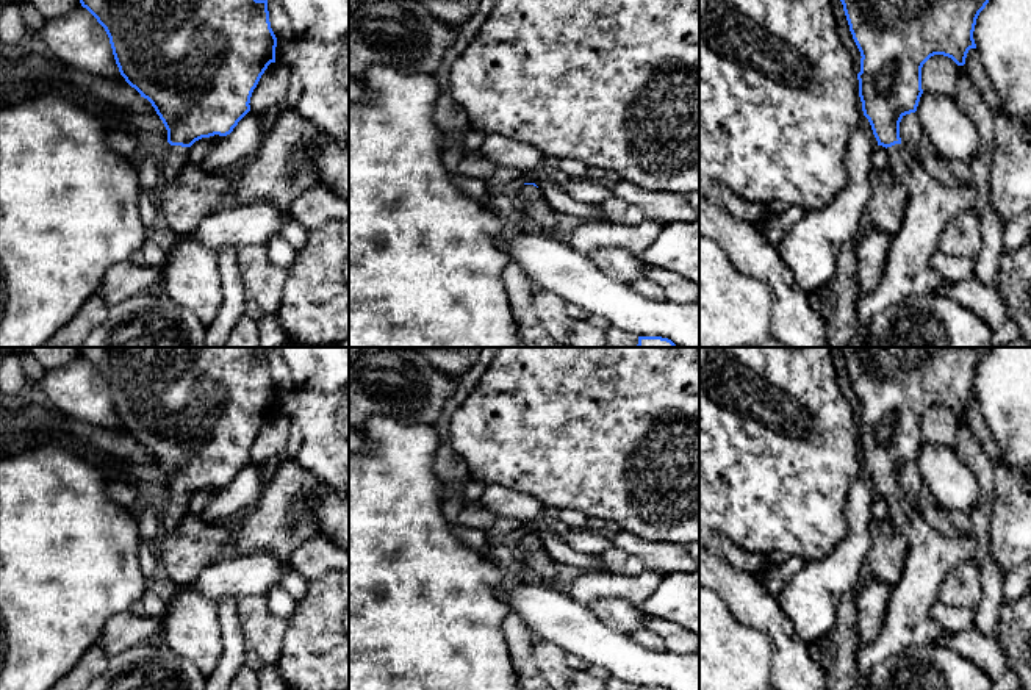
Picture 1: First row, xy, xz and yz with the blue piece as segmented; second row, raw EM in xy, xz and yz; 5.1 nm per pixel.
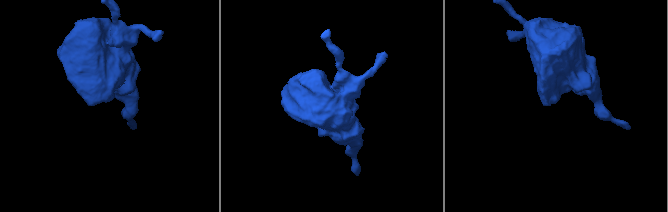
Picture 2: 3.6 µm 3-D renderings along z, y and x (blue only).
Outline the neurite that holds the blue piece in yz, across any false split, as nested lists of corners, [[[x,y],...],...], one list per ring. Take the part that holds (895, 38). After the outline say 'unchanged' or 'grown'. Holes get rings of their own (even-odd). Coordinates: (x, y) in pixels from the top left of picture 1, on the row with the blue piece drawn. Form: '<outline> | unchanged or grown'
[[[840,0],[853,39],[860,52],[859,97],[864,116],[868,119],[878,146],[889,155],[889,169],[907,189],[907,207],[901,227],[892,236],[886,266],[878,286],[862,293],[854,305],[857,329],[848,347],[865,347],[873,318],[882,310],[914,296],[939,296],[947,282],[931,268],[931,257],[943,227],[950,219],[964,213],[978,213],[978,189],[972,183],[948,188],[932,178],[921,161],[912,158],[900,138],[900,122],[915,113],[921,89],[921,67],[934,55],[951,58],[957,66],[965,64],[970,49],[976,49],[973,31],[979,13],[989,0]]] | grown

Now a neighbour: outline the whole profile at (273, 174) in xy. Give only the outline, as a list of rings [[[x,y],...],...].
[[[286,108],[263,139],[255,158],[235,174],[232,200],[268,199],[285,211],[316,183],[316,172],[305,163],[293,161],[300,144],[318,141],[321,128],[297,110]]]

